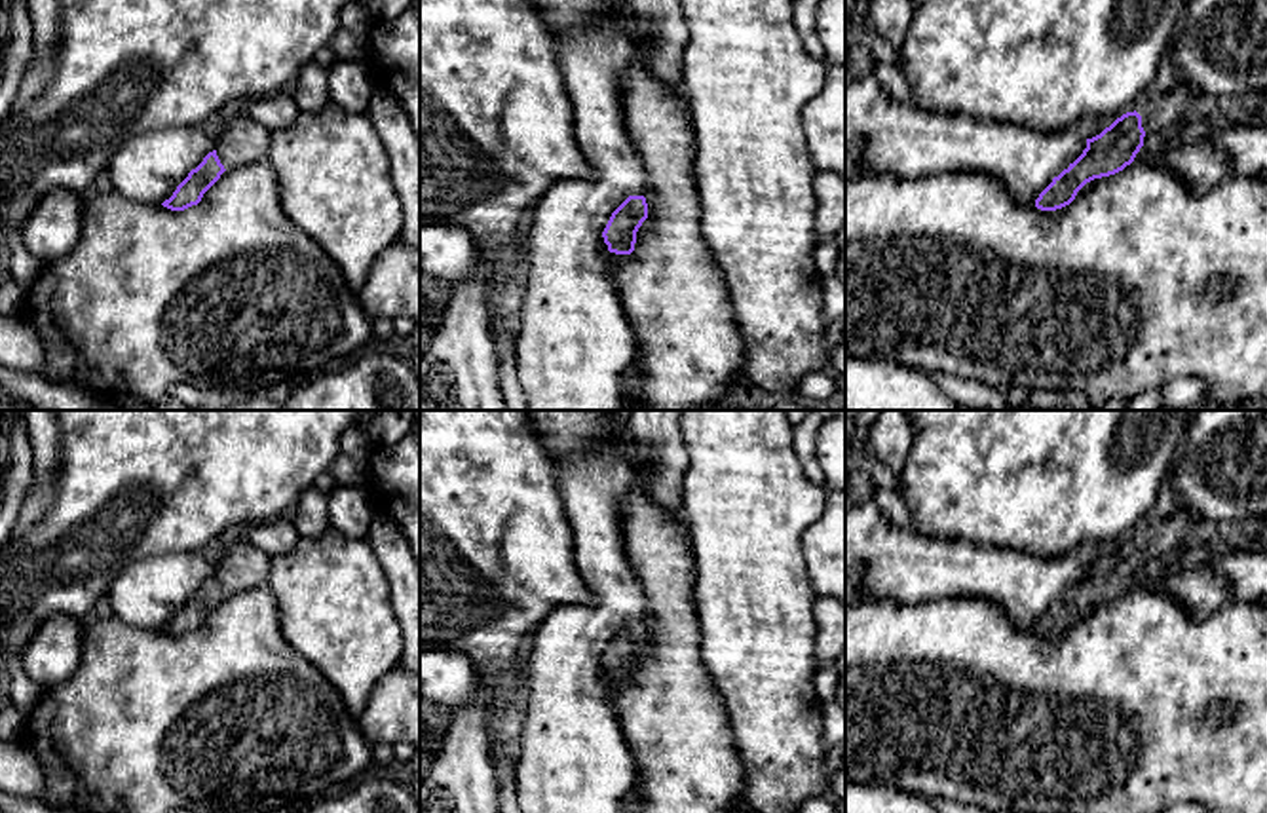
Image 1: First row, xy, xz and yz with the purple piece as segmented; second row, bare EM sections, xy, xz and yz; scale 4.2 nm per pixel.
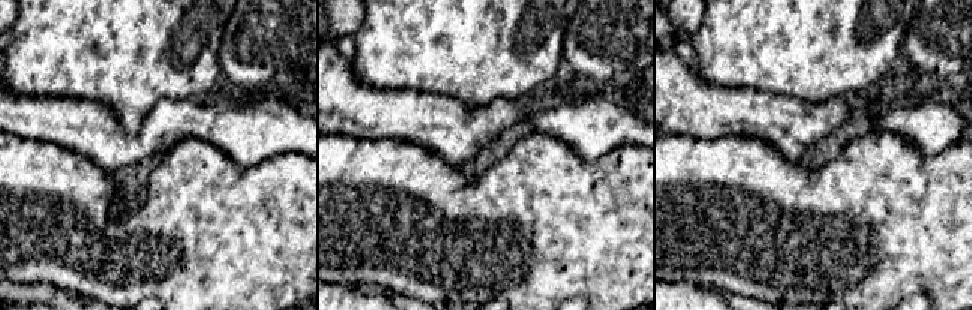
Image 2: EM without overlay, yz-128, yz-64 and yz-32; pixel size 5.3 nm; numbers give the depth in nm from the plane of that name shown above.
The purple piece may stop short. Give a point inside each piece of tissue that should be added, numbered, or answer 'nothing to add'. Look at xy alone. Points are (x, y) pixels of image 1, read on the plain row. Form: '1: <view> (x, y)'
nothing to add

